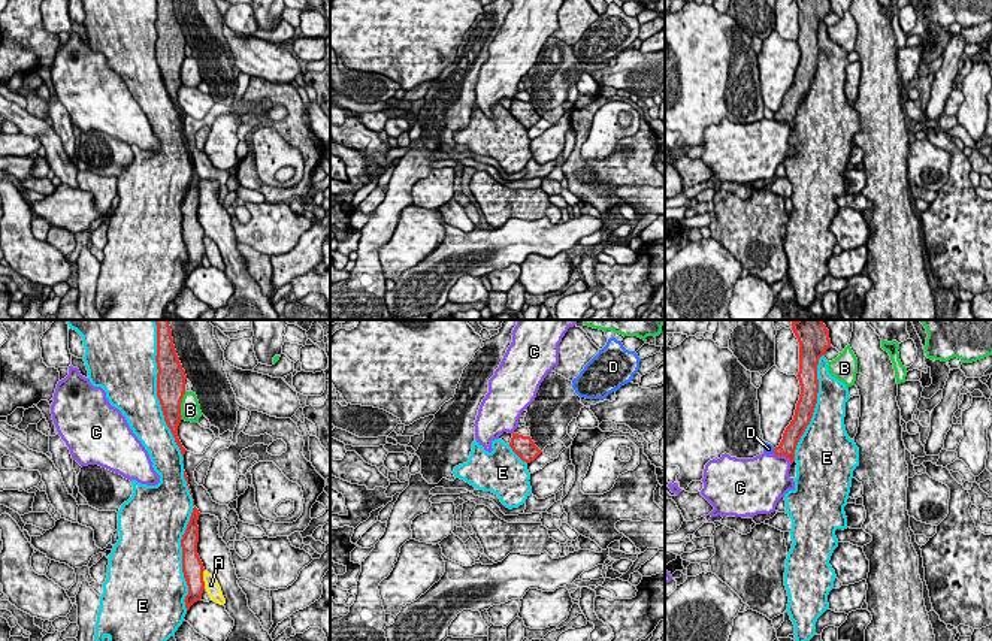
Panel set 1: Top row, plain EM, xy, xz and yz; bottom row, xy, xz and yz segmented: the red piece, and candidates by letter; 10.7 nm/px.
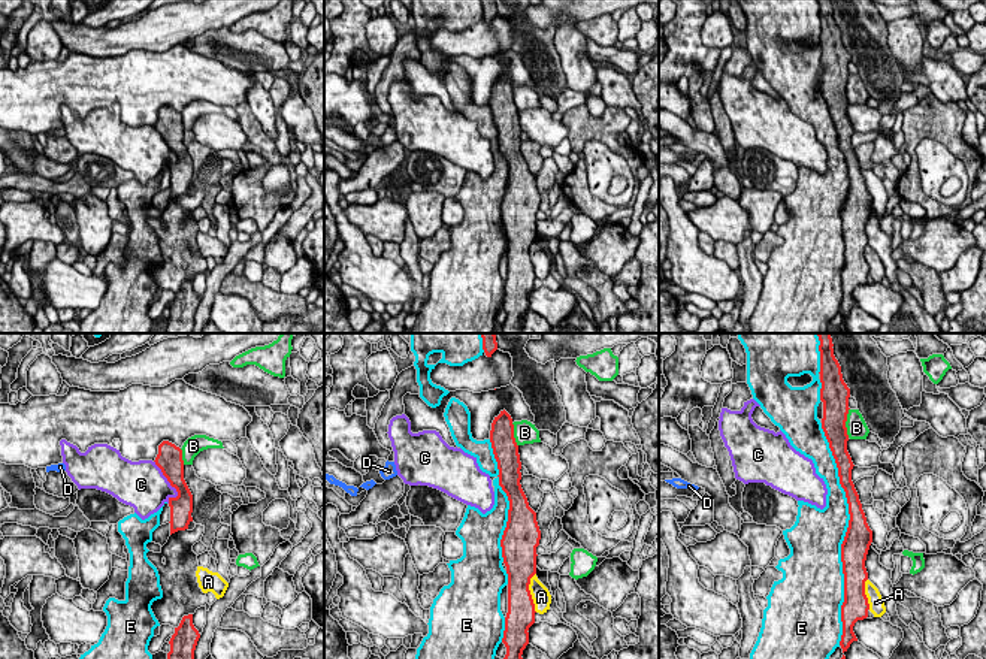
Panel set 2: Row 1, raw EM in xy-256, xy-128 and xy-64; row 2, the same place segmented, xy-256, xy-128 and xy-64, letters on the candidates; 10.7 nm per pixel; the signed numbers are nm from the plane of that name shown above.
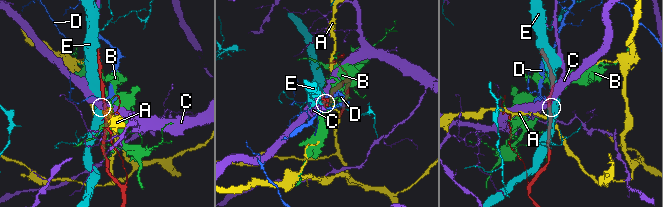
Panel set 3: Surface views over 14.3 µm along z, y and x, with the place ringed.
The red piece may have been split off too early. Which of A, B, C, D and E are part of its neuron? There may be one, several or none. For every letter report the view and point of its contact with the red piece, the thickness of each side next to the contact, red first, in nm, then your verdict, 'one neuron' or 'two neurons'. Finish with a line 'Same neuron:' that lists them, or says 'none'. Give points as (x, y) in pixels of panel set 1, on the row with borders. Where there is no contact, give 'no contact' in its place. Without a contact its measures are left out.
A: xy (202, 578) | 220/160 nm | two neurons
B: xy (180, 405) | 320/220 nm | two neurons
C: yz (783, 454) | 190/420 nm | two neurons
D: yz (774, 451) | 190/100 nm | two neurons
E: xy (157, 392) | 320/480 nm | one neuron
Same neuron: E

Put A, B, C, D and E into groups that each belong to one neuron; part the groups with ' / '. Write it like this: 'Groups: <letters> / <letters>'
Groups: A / B / C / D / E

